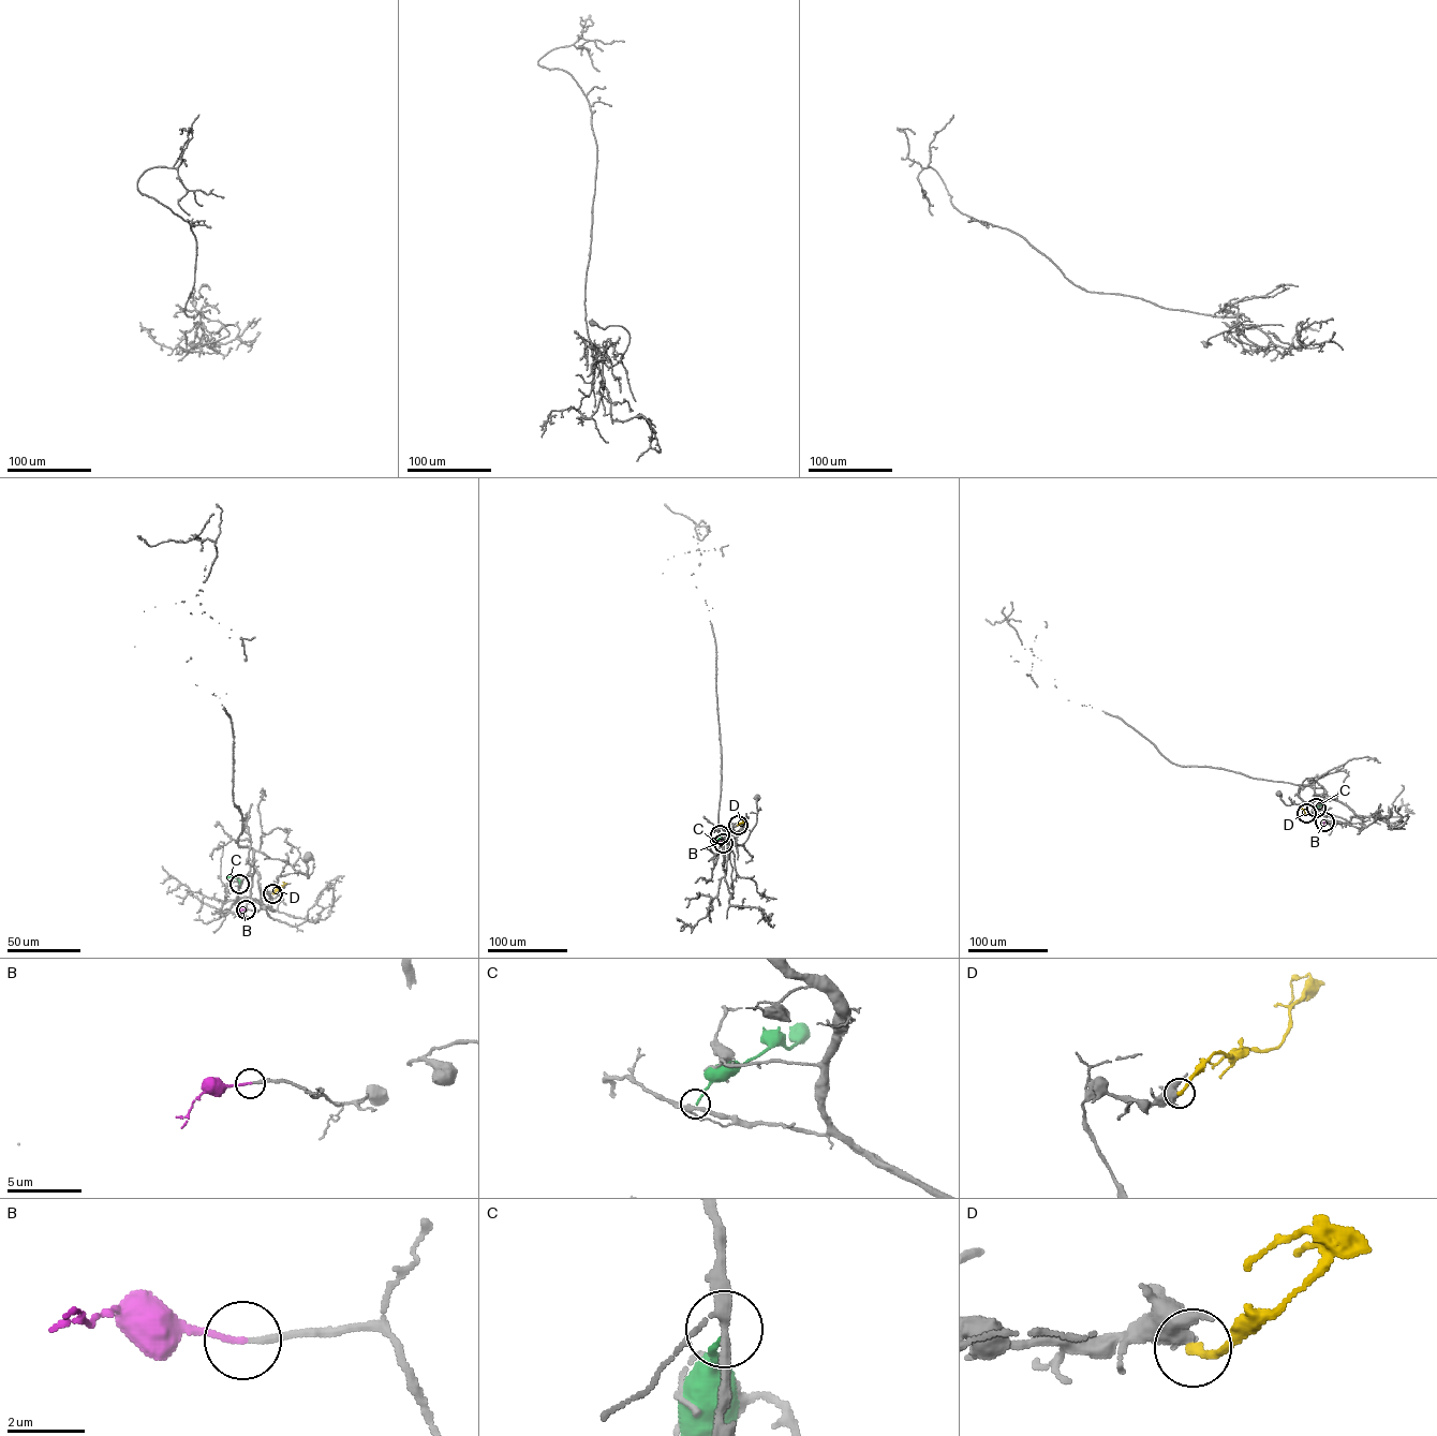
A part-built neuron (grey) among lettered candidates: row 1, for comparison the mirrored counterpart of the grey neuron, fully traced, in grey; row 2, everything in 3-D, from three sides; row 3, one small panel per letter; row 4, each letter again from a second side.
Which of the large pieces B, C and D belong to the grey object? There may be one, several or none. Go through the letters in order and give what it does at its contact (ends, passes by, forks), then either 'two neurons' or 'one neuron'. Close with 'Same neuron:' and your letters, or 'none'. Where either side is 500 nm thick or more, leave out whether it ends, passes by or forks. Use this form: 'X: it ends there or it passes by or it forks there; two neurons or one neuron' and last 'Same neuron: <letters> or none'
B: it ends there; one neuron
C: it ends there; two neurons
D: it ends there; two neurons
Same neuron: B

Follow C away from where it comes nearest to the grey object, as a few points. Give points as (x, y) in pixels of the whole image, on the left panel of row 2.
C: (239, 884), (236, 878), (226, 877)

